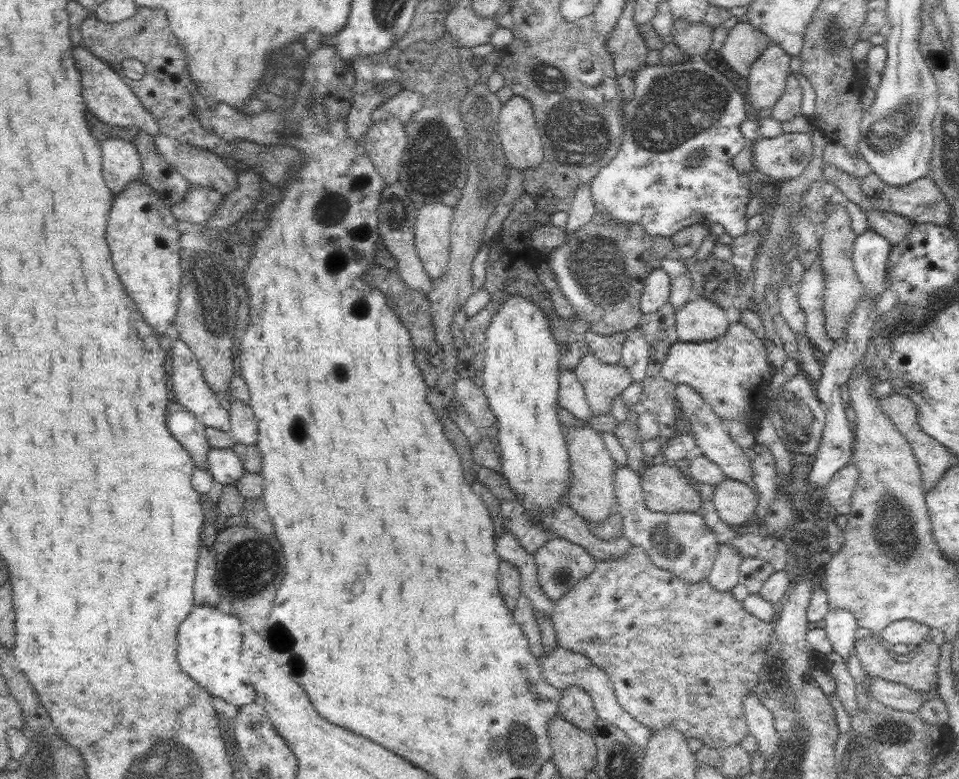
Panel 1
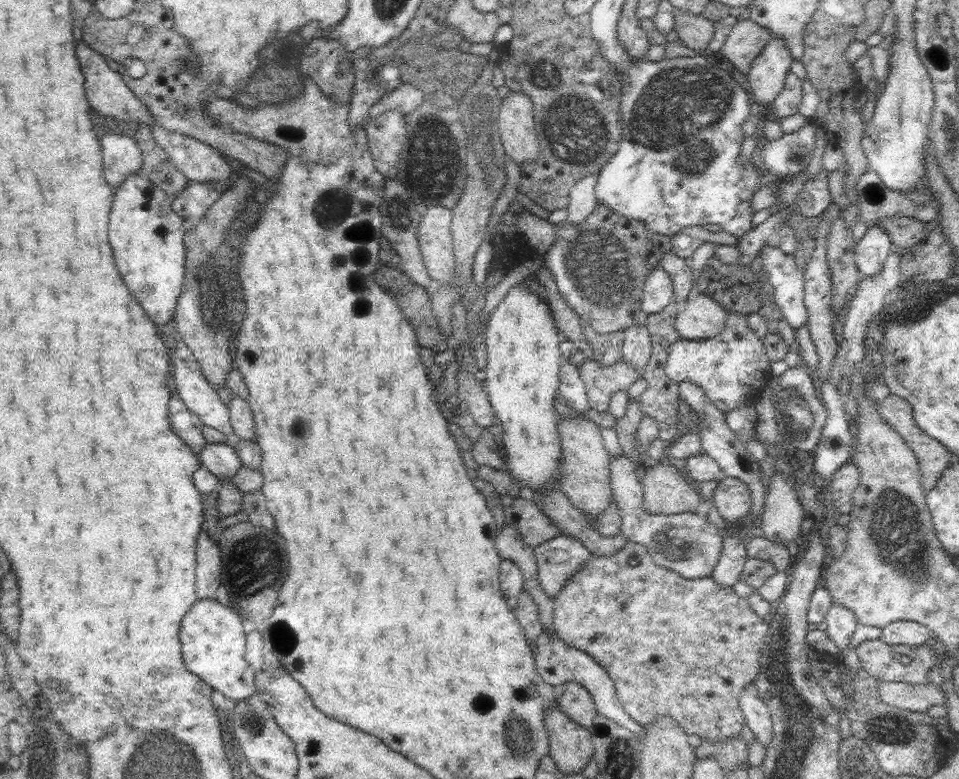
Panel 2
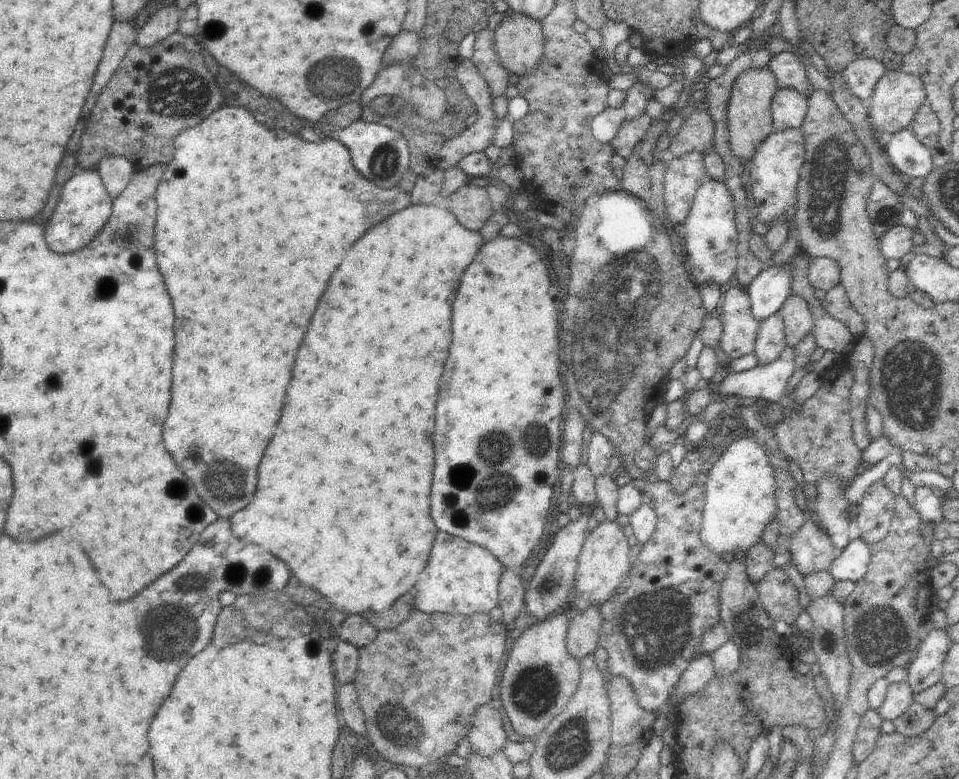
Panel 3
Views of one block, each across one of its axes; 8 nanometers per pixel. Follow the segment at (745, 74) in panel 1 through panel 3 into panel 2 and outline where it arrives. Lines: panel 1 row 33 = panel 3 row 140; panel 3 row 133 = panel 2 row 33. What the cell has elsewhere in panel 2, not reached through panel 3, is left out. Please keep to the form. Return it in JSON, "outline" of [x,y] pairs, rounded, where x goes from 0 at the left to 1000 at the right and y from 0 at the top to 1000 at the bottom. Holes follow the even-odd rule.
{"outline":[[[769,23],[750,69],[754,69],[756,77],[760,77],[773,95],[781,95],[783,80],[789,74],[789,69],[796,64],[802,49],[804,41],[787,26]]]}

